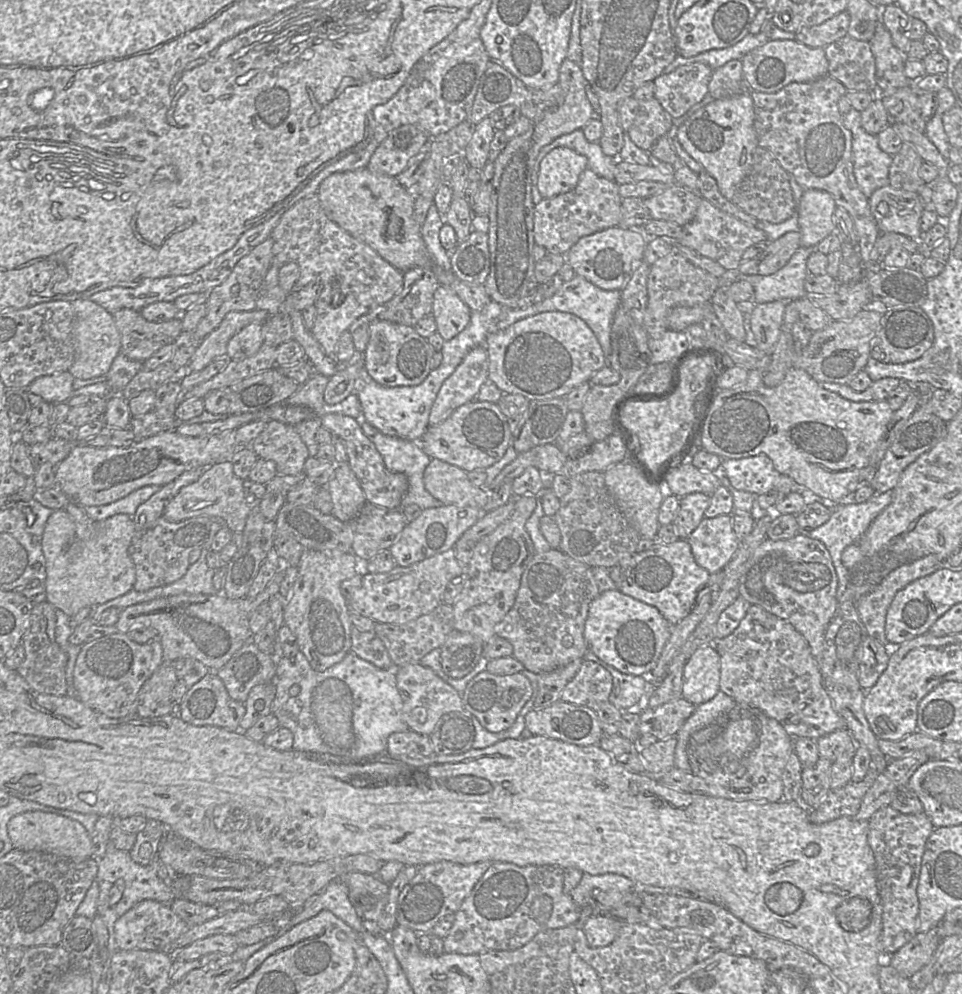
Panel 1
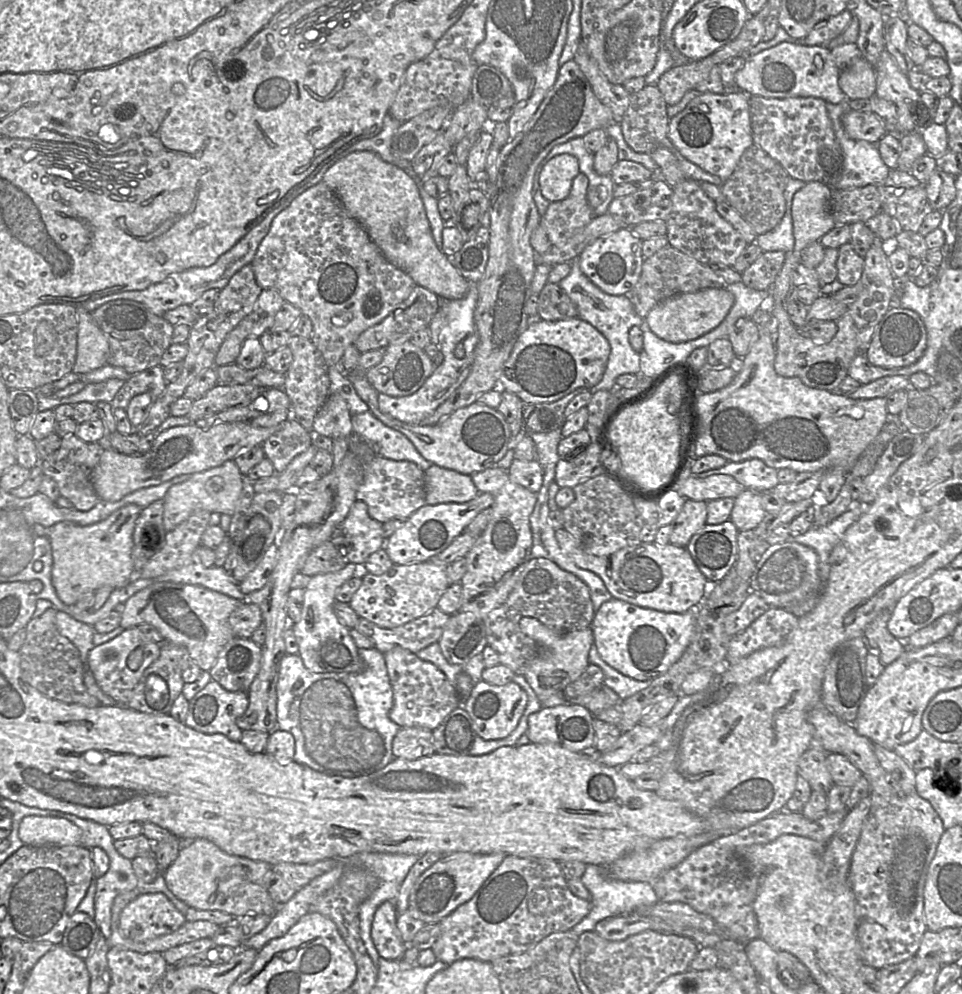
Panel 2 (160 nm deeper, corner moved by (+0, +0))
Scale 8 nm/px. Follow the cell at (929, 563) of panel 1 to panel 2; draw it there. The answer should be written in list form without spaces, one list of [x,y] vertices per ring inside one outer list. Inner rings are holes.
[[[890,610],[880,612],[864,631],[869,650],[876,653],[884,666],[894,662],[907,649],[904,641],[897,639],[889,632],[887,623],[890,616]]]

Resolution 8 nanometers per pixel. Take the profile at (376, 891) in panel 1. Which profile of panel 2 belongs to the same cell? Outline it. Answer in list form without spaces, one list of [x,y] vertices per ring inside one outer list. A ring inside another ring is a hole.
[[[386,901],[376,910],[371,926],[371,937],[376,950],[386,960],[398,960],[408,946],[397,928],[397,915],[394,903]]]

